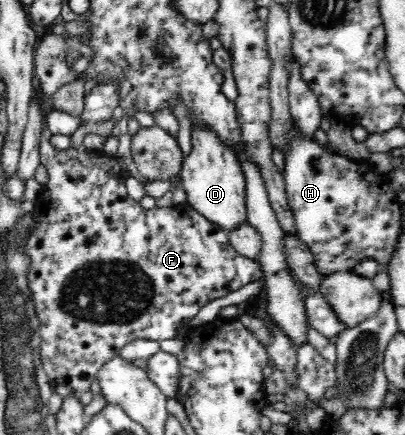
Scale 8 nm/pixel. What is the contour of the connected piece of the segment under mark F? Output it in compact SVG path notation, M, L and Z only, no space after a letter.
M42 135L38 144L39 164L41 164L41 167L45 167L48 181L43 185L39 199L34 202L32 220L35 227L30 231L26 240L27 245L24 247L25 257L29 258L29 273L25 273L25 280L27 280L27 286L29 286L29 293L33 294L33 306L36 307L37 318L40 319L42 327L39 330L40 357L45 373L48 374L53 386L67 385L78 394L89 391L91 382L95 379L95 376L98 376L95 374L99 373L100 367L106 361L117 356L121 346L136 339L149 339L158 342L163 339L173 339L175 330L181 326L188 327L189 321L197 315L205 303L209 303L217 297L225 297L248 283L262 279L263 273L260 263L237 254L237 251L231 246L229 232L221 229L219 225L215 225L196 211L193 211L195 225L191 225L191 219L189 219L187 211L175 211L175 207L155 207L145 210L141 208L139 201L129 198L127 188L125 188L127 174L121 169L121 162L117 159L117 156L109 157L93 151L79 152L72 148L66 150L55 148Z

